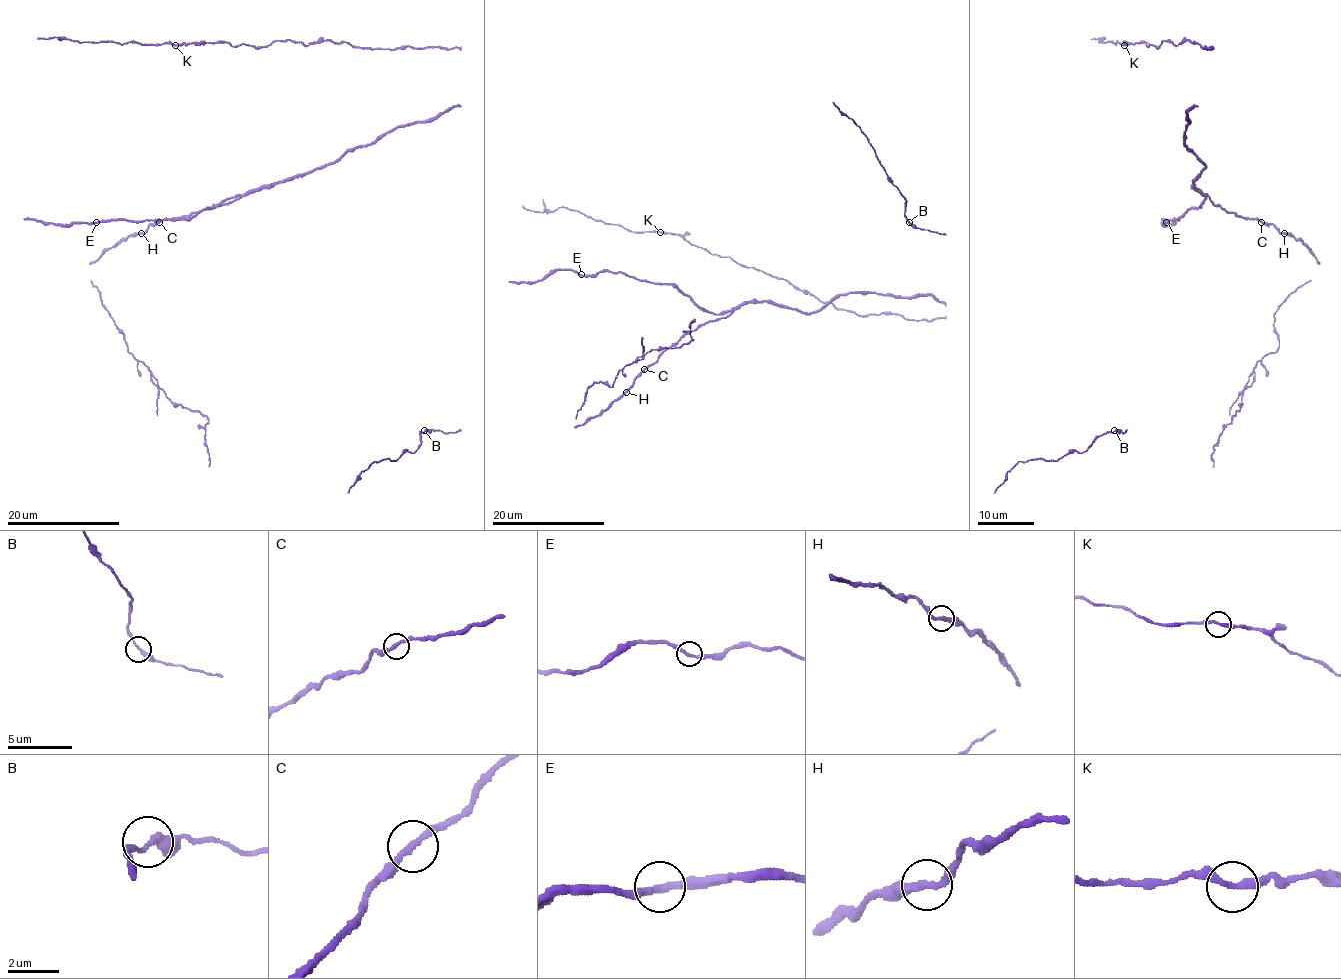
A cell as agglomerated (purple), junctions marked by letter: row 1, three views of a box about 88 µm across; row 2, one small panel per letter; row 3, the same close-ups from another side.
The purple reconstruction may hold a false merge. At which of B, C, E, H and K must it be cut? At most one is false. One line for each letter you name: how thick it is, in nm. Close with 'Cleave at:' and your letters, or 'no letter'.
Cleave at: no letter

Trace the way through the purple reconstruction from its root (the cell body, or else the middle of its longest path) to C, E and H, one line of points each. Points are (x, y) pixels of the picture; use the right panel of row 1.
C: (1226, 210), (1244, 218), (1257, 218), (1261, 222)
E: (1226, 210), (1214, 205), (1206, 195), (1196, 208), (1190, 208), (1181, 218), (1164, 219), (1166, 222)
H: (1226, 210), (1244, 218), (1257, 218), (1284, 233)

